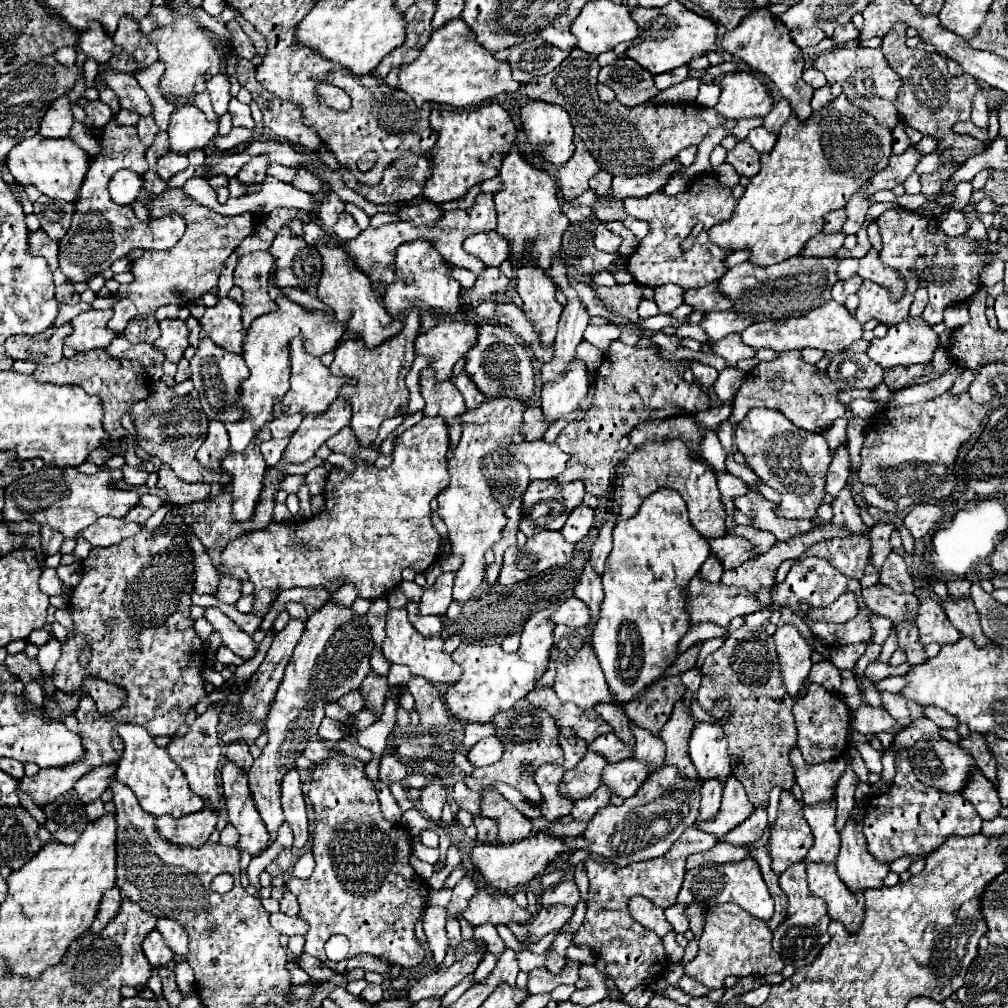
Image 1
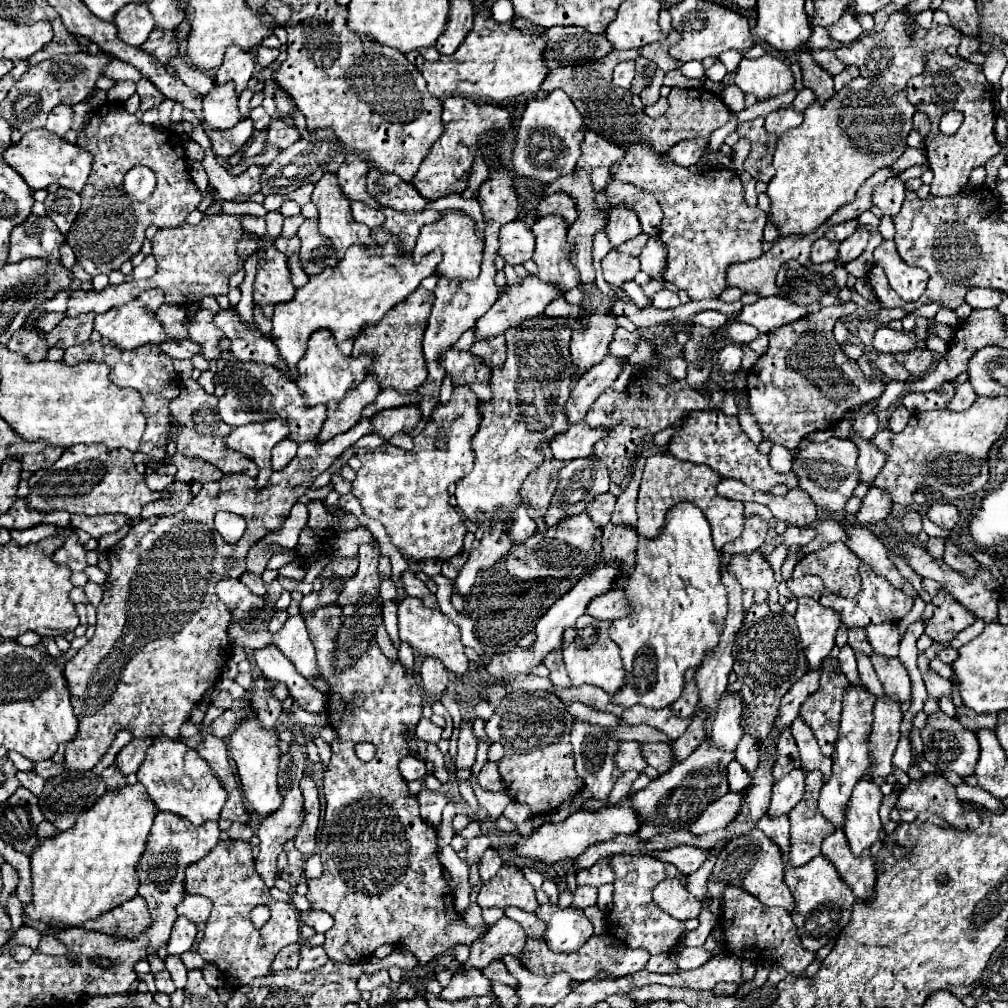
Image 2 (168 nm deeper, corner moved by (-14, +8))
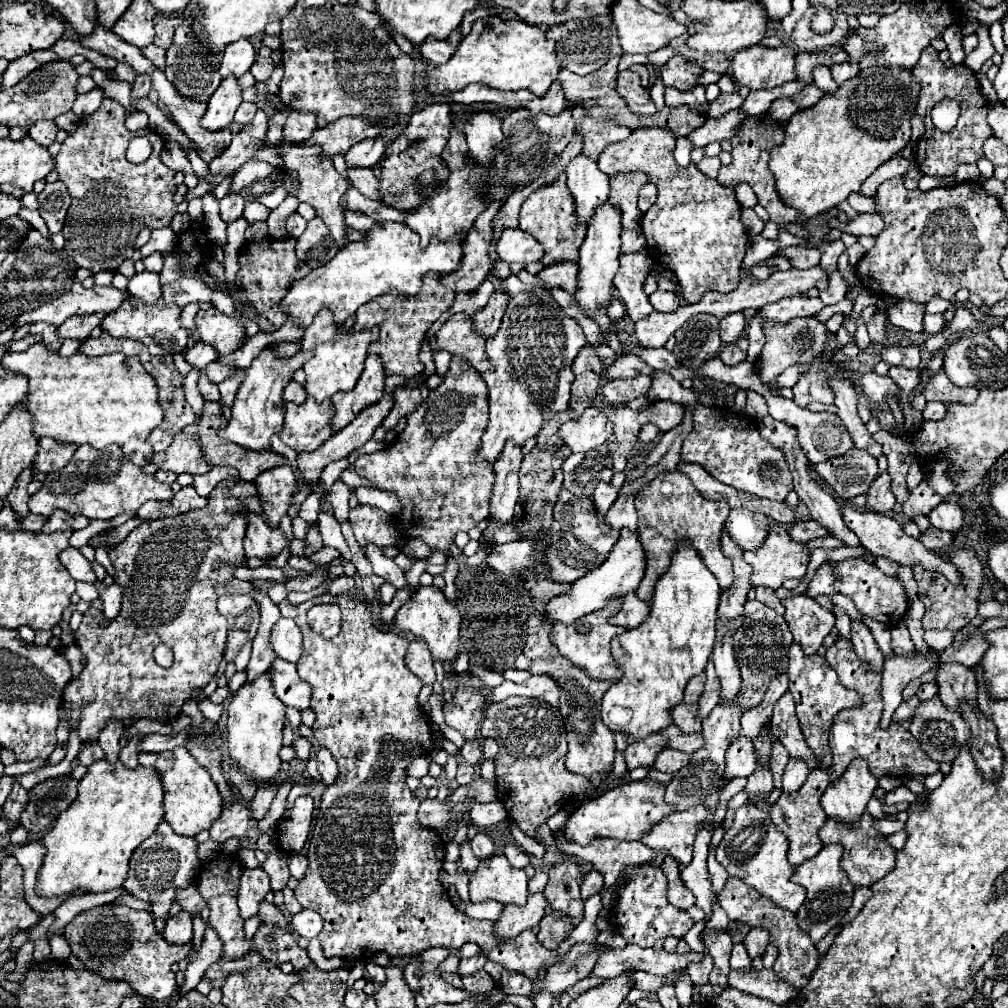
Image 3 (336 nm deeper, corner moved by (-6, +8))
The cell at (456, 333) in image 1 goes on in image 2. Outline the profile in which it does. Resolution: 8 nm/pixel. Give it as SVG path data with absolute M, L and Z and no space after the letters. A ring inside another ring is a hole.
M526 276L518 286L506 288L500 298L496 300L496 304L492 304L492 308L476 322L474 330L476 330L476 340L484 340L484 338L492 338L492 336L500 336L504 334L508 328L516 328L520 326L524 320L528 318L536 318L538 314L544 312L544 308L552 302L560 298L560 288L552 288L552 284L544 284L544 280L540 280L538 276Z

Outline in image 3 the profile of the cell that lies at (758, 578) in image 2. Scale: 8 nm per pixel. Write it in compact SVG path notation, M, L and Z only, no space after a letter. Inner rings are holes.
M774 524L774 526L770 526L770 532L768 532L764 544L758 550L744 552L744 560L748 564L752 564L752 574L750 574L752 586L766 586L766 588L776 590L782 586L784 578L798 578L798 576L806 574L810 552L806 550L806 544L790 540L786 526Z

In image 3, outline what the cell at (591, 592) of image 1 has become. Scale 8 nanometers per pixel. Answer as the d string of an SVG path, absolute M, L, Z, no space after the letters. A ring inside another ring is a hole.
M622 486L618 500L612 504L612 508L606 514L606 522L614 530L628 528L628 530L636 532L638 514L636 514L636 508L634 508L634 492L628 486Z

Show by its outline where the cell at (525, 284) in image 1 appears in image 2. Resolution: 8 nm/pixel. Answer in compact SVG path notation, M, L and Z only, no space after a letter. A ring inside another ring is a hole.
M542 216L532 224L536 236L534 262L538 266L538 278L552 282L562 290L572 290L580 284L576 268L568 264L568 224L560 216Z

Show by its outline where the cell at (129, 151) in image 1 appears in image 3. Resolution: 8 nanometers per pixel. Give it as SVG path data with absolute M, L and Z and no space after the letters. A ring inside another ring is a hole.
M104 98L102 106L90 114L84 116L78 122L78 128L68 134L68 138L62 142L60 152L56 156L56 172L60 180L68 186L68 192L72 196L72 206L68 208L66 224L64 224L64 238L66 238L66 254L80 266L88 268L90 272L100 272L100 270L118 270L118 266L128 260L134 252L134 240L140 232L140 228L148 226L150 230L168 226L174 218L176 202L174 202L174 170L170 170L162 160L160 154L164 150L164 138L156 132L148 132L148 138L152 142L152 154L146 162L142 164L132 164L126 160L126 148L128 142L136 136L124 126L124 106L118 102Z

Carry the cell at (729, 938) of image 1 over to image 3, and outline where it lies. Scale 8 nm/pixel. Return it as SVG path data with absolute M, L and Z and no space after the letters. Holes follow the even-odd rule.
M740 878L726 880L724 890L718 894L718 904L726 910L732 922L746 924L750 928L764 928L770 932L770 944L778 946L778 958L774 962L774 972L776 976L780 976L782 982L788 982L796 988L804 988L804 984L808 984L818 964L818 950L814 948L812 940L808 940L808 936L804 936L804 932L796 928L794 912L776 908L770 900L764 900L764 896L760 896L758 892L752 892L752 888L748 888Z

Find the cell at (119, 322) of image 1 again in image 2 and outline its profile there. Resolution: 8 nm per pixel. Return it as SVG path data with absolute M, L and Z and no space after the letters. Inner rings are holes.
M160 288L142 292L138 298L148 306L148 310L158 310L164 304L164 292L160 292Z

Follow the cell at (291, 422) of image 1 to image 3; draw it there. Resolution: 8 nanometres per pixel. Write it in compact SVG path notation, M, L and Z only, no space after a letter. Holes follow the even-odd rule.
M306 398L304 404L286 402L284 408L284 424L279 436L296 452L312 452L334 434L332 428L328 428L328 420L332 416L328 400L318 404L316 400Z

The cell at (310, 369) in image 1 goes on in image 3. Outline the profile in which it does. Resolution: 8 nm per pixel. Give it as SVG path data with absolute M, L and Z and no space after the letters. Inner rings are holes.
M322 308L322 312L314 316L314 322L306 328L306 332L302 336L302 348L310 350L314 354L302 366L302 370L306 372L306 394L312 396L314 400L322 402L324 398L330 398L336 392L352 390L362 374L366 350L372 342L376 342L376 336L378 336L378 328L364 330L358 334L340 332L340 326L334 324L334 320L332 320L332 312L328 312L328 308L326 310Z

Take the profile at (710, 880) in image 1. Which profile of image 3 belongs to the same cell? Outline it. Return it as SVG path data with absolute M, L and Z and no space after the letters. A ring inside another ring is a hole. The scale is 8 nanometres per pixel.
M744 804L736 812L734 826L730 828L730 832L724 834L720 846L716 848L716 860L726 868L728 876L738 876L746 882L746 886L758 890L776 906L790 912L798 912L800 904L804 902L804 888L800 884L790 882L794 866L788 864L786 850L788 840L776 830L772 820L768 820L768 816L764 816L764 812L760 812L752 804Z

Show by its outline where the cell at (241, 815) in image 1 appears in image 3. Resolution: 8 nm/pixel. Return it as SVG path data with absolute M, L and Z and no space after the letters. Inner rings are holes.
M268 674L256 678L256 682L252 684L244 684L228 702L228 750L230 750L230 758L234 760L236 768L246 772L248 776L252 776L258 784L266 786L274 780L274 776L280 772L280 748L282 748L282 728L284 728L284 704L274 696L272 692L272 682L268 680Z

